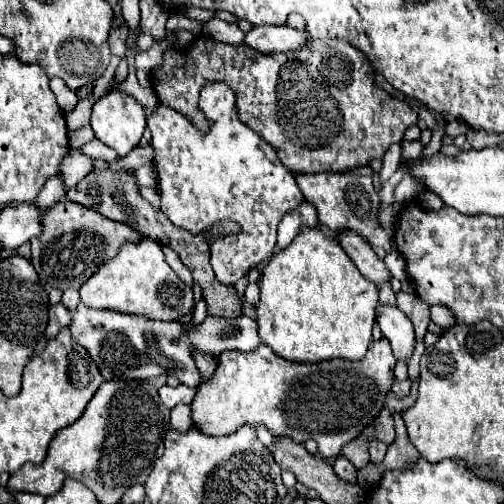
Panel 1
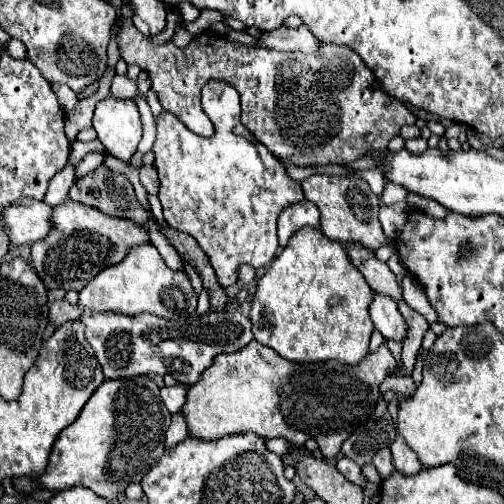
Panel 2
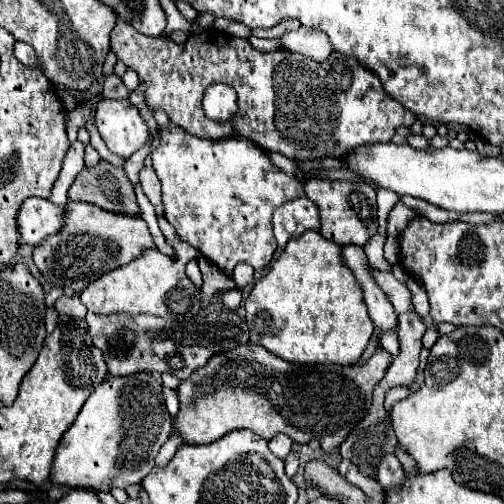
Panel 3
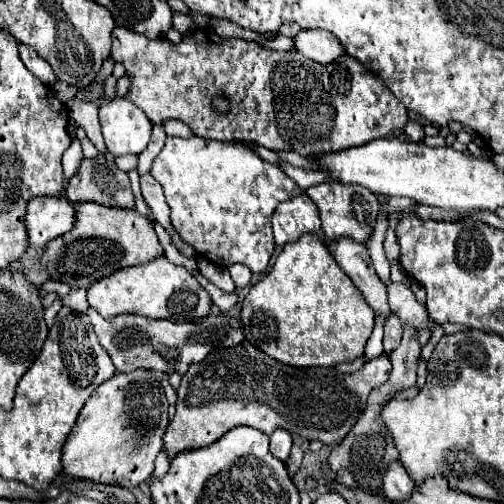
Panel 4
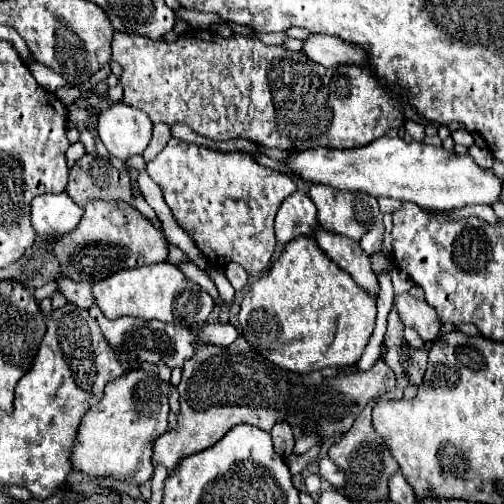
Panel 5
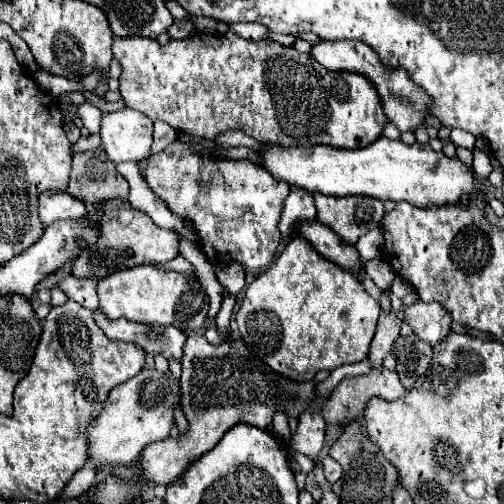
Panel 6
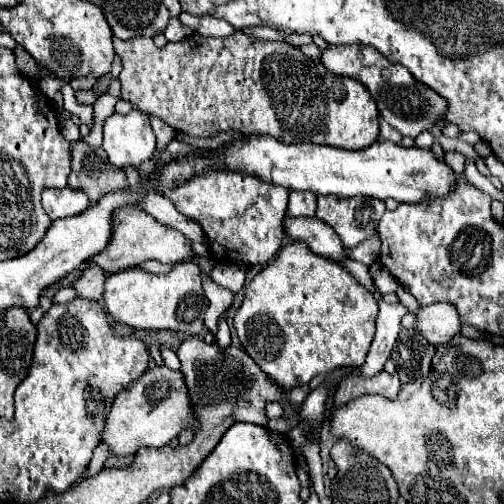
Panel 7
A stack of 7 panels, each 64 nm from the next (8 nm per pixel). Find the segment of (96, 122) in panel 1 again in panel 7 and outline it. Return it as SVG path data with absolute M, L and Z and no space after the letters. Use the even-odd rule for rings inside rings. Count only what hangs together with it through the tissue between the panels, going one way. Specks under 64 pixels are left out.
M134 110L130 114L112 114L104 124L102 148L116 168L134 166L152 160L156 154L156 136L148 116Z

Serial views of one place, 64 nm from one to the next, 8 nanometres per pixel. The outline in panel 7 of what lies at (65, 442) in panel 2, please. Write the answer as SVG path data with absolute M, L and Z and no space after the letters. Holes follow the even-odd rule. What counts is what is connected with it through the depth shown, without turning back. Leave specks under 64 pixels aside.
M154 366L116 396L106 420L104 444L108 444L116 456L128 456L144 446L164 446L176 440L182 430L196 432L198 426L184 374L174 372L168 366Z

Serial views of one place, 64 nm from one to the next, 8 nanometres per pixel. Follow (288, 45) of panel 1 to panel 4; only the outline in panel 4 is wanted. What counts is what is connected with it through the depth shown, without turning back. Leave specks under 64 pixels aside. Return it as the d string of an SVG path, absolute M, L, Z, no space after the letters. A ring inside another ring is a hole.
M302 30L296 38L296 50L320 64L332 64L334 60L346 56L344 46L336 36L324 30Z

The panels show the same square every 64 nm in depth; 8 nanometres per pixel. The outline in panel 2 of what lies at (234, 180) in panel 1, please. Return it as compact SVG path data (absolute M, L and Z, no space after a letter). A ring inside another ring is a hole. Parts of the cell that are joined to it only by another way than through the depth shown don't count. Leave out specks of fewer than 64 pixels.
M210 80L208 84L204 84L202 88L202 110L206 112L206 116L214 122L214 128L216 128L216 134L212 138L200 138L198 134L192 134L180 120L174 120L174 116L170 112L162 112L160 118L156 118L156 124L158 124L158 134L156 134L156 142L154 142L154 166L158 170L158 178L160 178L160 202L162 202L162 210L164 210L164 218L168 222L170 228L178 230L178 232L184 232L188 236L192 236L198 246L206 252L206 256L210 258L210 264L212 268L216 270L216 276L218 276L218 282L220 286L228 288L232 284L236 284L238 280L238 266L240 264L248 264L252 268L262 268L266 264L270 264L270 260L274 258L276 250L278 250L278 236L276 236L276 218L278 218L278 212L290 204L296 204L300 200L304 200L304 192L302 192L302 186L298 182L294 182L282 168L280 160L276 156L272 156L272 152L268 152L268 148L264 148L240 122L240 96L236 92L236 88L232 88L230 84L226 82L220 82L220 80Z

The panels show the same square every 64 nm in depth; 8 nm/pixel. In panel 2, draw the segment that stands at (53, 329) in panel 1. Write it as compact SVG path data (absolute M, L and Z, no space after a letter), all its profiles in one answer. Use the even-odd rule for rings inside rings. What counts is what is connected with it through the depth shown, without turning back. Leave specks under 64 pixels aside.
M56 300L50 304L50 320L54 326L64 324L66 320L78 320L82 316L82 306L80 304L70 304L68 300Z

